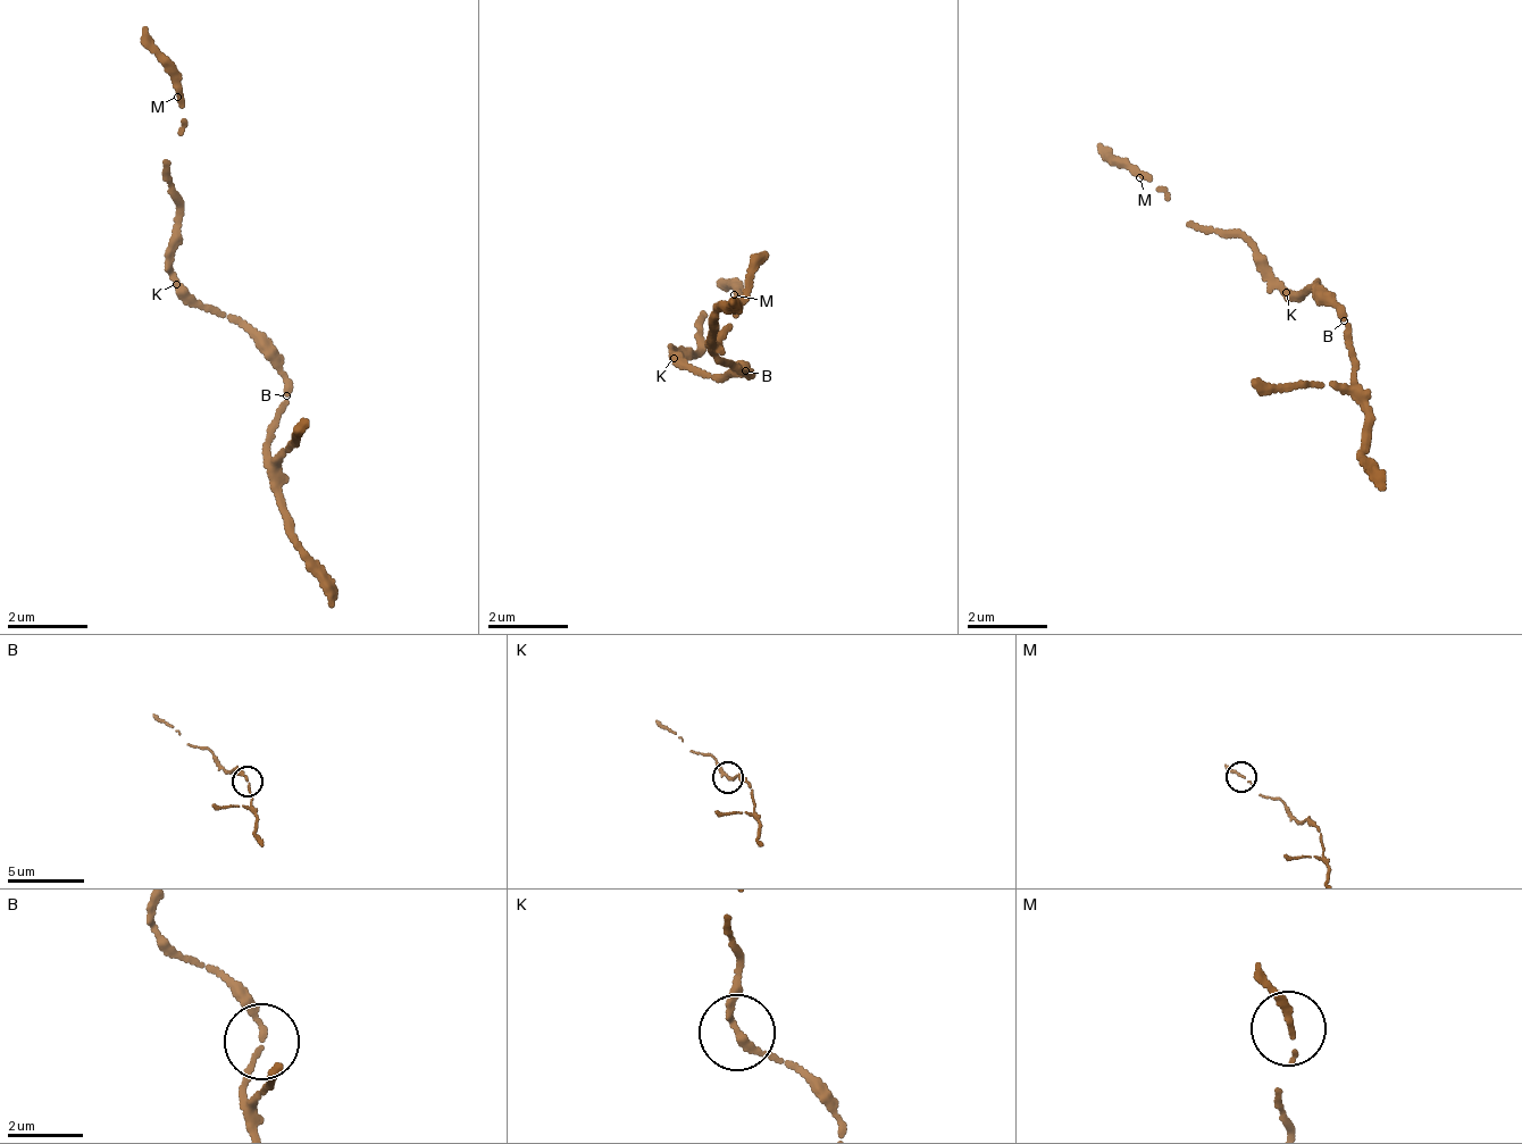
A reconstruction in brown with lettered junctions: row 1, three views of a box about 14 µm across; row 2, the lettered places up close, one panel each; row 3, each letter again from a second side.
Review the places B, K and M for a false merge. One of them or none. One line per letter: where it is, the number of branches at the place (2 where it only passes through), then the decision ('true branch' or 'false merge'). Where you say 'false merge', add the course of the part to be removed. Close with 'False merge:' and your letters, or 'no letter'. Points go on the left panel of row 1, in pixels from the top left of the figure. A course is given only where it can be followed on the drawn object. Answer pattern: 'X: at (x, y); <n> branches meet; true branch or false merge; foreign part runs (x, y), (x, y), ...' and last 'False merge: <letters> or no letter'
B: at (286, 395); 2 branches meet; true branch
K: at (176, 284); 2 branches meet; true branch
M: at (177, 97); 1 branches meet; true branch
False merge: no letter

